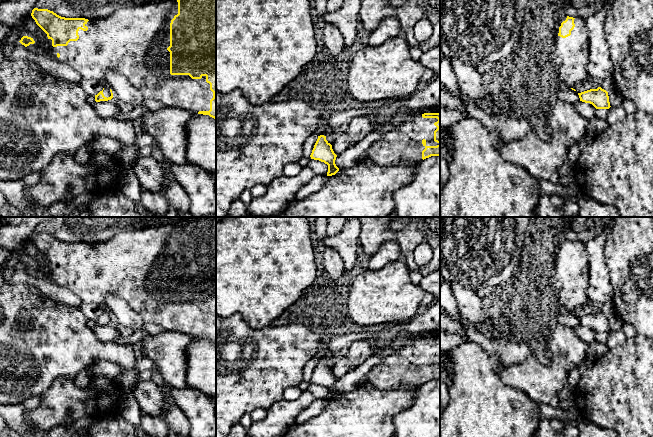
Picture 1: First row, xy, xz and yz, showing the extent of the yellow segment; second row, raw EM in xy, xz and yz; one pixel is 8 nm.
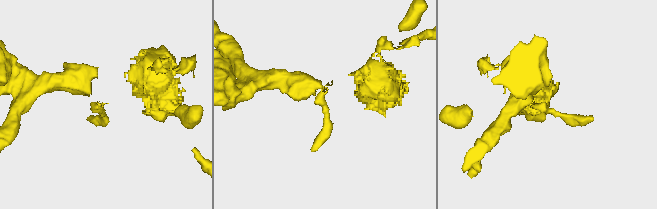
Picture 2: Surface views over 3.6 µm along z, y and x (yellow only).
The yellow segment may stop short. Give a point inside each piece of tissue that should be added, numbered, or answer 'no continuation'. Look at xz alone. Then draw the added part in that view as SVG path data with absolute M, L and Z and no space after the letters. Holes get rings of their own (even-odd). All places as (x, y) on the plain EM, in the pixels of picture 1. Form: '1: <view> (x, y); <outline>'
1: xz (403, 368); M400 330L395 338L386 347L381 348L373 338L369 341L373 355L379 354L383 349L390 348L396 338L409 337L410 343L403 345L390 355L387 355L377 365L373 366L367 374L366 381L380 390L399 390L401 388L418 388L422 383L422 375L426 370L437 370L434 365L434 349L437 342L423 342L426 337L422 333L409 333Z

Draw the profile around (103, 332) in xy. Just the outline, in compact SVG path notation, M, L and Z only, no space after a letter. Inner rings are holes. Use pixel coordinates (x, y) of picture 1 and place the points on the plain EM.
M113 323L108 325L94 326L92 329L100 341L121 337L119 331L114 327Z

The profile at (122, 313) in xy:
M108 294L105 302L112 314L113 321L126 327L133 327L135 330L143 330L145 322L124 299L117 295Z

